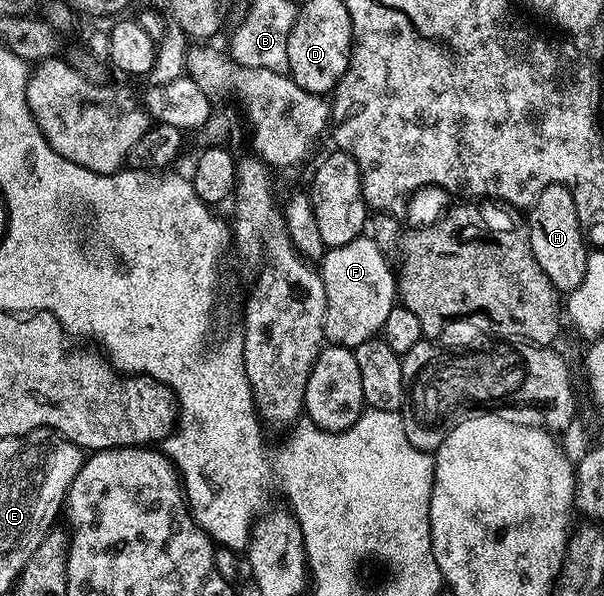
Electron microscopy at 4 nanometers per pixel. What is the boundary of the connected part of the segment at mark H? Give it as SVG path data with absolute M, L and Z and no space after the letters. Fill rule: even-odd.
M549 185L540 193L533 205L529 206L528 213L530 213L528 240L532 255L536 263L540 263L544 275L548 275L548 279L559 294L569 295L580 287L584 279L588 256L588 248L586 249L585 243L582 242L584 230L576 215L576 203L570 190L564 185Z

